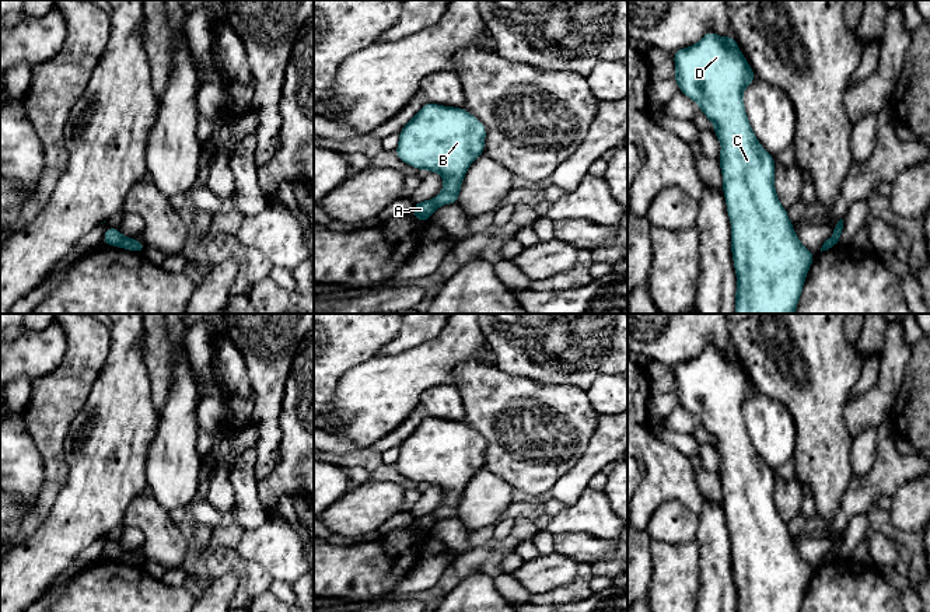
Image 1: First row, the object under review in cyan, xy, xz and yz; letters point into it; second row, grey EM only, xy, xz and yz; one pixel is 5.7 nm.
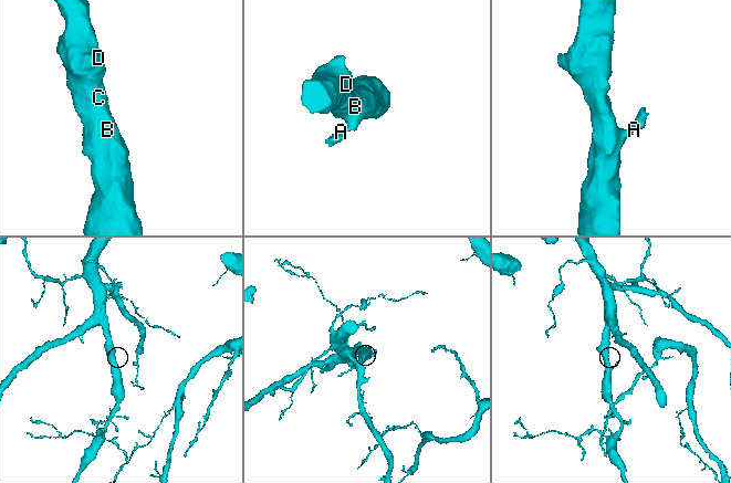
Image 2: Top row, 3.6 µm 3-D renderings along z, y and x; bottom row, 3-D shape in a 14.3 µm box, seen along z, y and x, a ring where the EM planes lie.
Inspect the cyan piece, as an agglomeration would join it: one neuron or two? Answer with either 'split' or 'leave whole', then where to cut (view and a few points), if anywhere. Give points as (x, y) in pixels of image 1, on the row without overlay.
split; cut xy (122, 551), (118, 559)

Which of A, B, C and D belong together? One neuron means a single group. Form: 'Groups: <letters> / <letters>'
Groups: A / B C D

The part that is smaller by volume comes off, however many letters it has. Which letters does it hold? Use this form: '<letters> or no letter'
A

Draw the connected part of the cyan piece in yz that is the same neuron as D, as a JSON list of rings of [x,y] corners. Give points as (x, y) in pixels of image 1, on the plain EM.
[[[706,346],[702,353],[688,361],[672,366],[675,375],[674,394],[679,405],[693,413],[703,430],[714,437],[713,447],[721,457],[717,471],[723,487],[723,507],[731,536],[731,567],[737,588],[735,612],[800,612],[807,587],[815,567],[808,564],[793,543],[787,524],[780,518],[775,503],[776,473],[761,459],[748,436],[742,406],[758,391],[740,364],[735,350],[721,352],[716,346]]]

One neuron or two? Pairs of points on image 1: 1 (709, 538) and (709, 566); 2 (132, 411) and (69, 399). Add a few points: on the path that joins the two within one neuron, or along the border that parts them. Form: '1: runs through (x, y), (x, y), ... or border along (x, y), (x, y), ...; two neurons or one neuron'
1: runs through (709, 545), (709, 559); one neuron
2: border along (100, 373), (69, 432); two neurons

